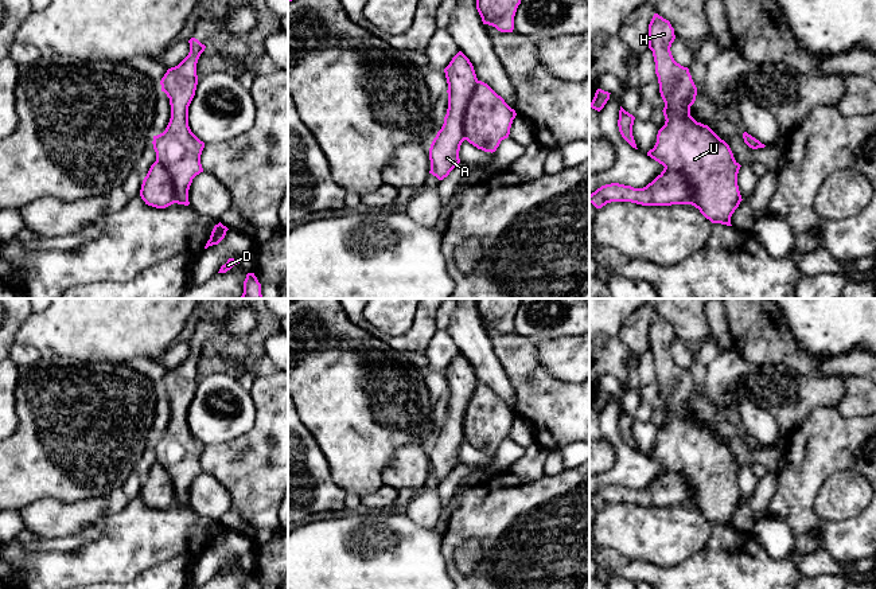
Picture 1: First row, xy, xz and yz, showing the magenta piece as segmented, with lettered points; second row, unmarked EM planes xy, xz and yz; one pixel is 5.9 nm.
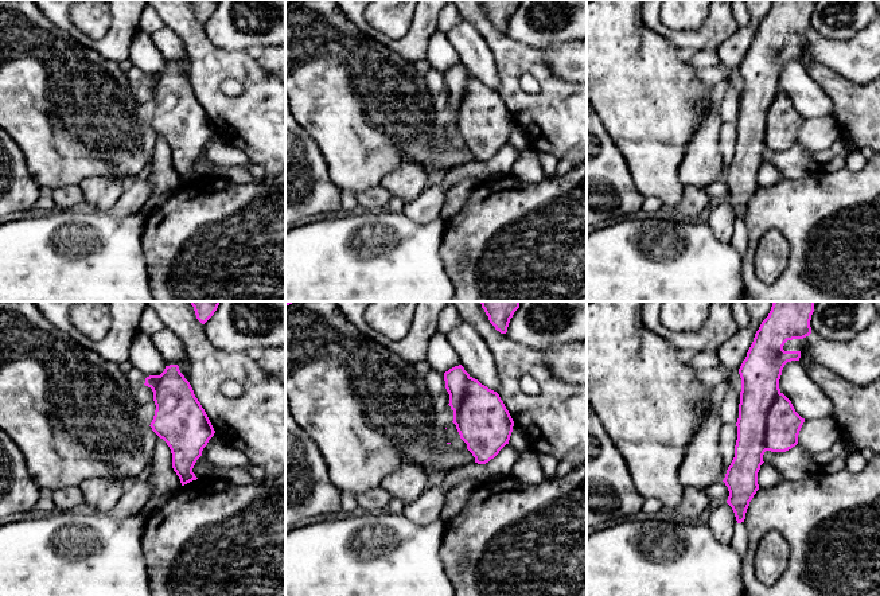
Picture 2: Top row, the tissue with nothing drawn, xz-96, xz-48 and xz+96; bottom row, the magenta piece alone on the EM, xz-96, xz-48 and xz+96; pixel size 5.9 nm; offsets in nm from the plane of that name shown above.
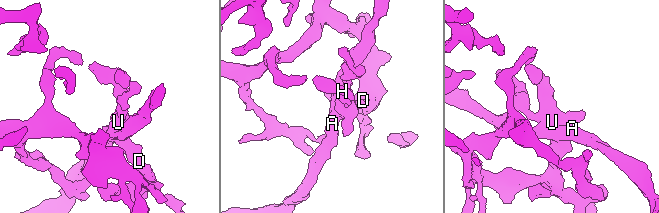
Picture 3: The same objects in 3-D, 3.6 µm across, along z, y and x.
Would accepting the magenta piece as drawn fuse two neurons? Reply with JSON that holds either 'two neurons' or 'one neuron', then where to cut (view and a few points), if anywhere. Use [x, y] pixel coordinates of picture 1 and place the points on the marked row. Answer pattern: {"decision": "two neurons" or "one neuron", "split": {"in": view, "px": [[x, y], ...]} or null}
{"decision": "one neuron", "split": null}

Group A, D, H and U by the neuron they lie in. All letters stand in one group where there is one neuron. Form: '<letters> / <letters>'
A D H U

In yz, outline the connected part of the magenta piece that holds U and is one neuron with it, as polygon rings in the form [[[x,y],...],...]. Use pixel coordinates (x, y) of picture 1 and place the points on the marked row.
[[[654,13],[649,24],[649,48],[653,51],[659,93],[665,102],[665,125],[658,130],[657,143],[647,156],[662,164],[663,171],[646,187],[634,188],[619,183],[601,186],[589,195],[589,203],[601,208],[611,202],[631,202],[642,206],[692,204],[712,223],[731,225],[731,217],[741,199],[737,173],[740,164],[735,160],[729,145],[708,125],[697,122],[690,116],[697,87],[688,67],[677,63],[670,47],[674,42],[674,28],[670,22]]]

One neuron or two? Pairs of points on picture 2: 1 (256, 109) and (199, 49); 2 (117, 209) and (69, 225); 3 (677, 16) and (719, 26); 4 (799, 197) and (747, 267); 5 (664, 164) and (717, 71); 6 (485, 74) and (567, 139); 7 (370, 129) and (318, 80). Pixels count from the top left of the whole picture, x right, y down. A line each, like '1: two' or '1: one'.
1: one
2: two
3: two
4: one
5: two
6: two
7: one

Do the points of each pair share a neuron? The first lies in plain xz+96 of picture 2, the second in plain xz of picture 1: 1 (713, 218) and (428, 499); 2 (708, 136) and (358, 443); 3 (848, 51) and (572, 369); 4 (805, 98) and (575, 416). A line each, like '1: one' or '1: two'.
1: one
2: two
3: one
4: two

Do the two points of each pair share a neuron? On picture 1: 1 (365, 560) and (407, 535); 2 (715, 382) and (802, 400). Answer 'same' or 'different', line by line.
1: same
2: same

